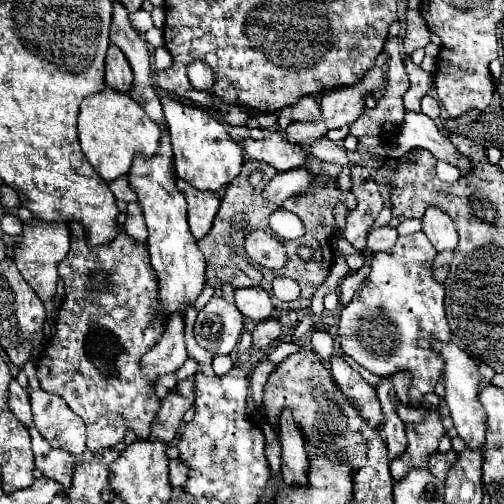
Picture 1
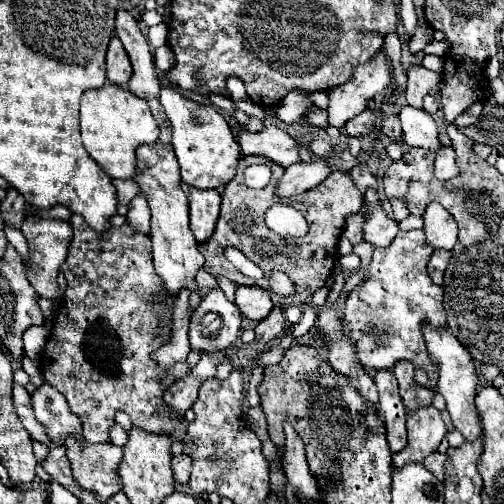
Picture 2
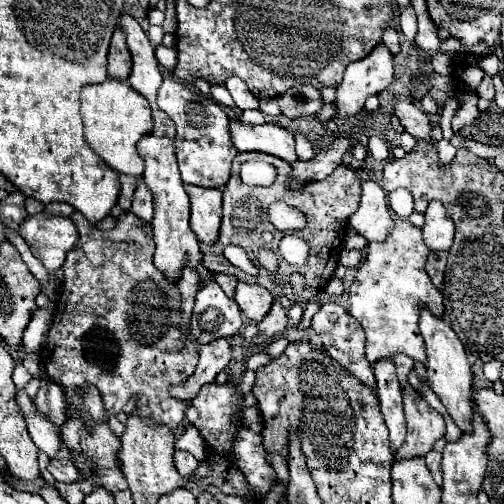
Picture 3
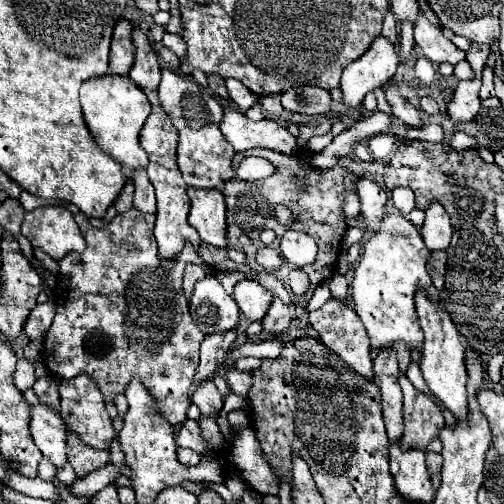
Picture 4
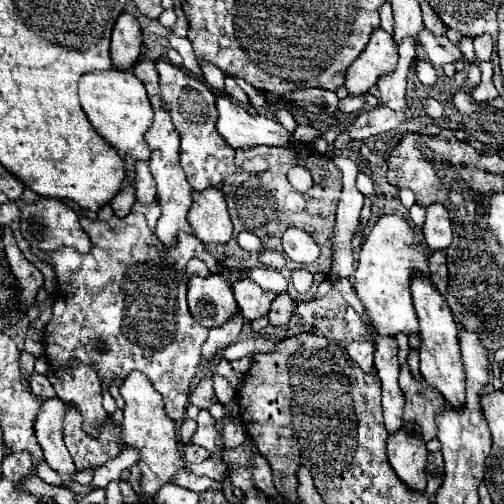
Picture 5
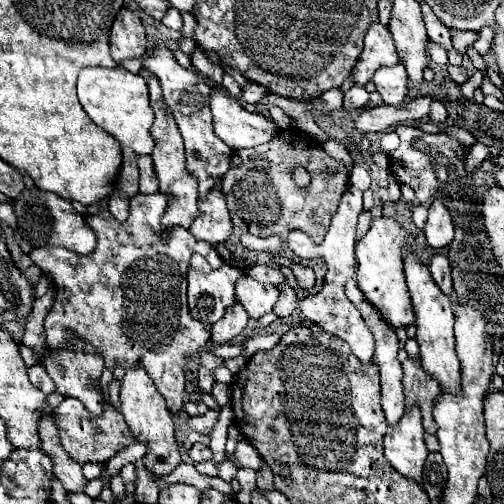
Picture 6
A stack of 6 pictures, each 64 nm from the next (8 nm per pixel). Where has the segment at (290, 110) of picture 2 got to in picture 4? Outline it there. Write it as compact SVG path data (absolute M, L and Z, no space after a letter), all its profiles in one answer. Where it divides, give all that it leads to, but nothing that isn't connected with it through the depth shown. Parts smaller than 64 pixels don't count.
M300 86L300 88L290 88L282 92L282 106L292 112L326 116L330 114L330 104L332 104L332 96L324 88Z

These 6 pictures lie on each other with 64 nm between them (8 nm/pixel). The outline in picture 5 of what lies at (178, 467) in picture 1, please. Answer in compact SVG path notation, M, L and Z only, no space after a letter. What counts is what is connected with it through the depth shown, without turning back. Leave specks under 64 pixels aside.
M186 446L184 448L184 458L188 460L188 462L202 462L202 460L206 460L210 456L210 452L206 450L206 448L202 448L202 446Z

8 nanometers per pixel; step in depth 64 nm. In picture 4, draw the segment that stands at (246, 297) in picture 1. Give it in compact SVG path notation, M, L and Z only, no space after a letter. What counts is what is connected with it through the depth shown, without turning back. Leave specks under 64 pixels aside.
M240 280L234 288L234 300L248 320L262 320L272 298L272 292L264 290L256 280Z

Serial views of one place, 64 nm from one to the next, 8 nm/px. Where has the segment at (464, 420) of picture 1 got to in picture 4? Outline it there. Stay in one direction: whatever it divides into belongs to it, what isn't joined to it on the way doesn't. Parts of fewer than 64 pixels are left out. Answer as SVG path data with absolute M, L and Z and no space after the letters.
M424 290L416 292L416 310L420 318L420 328L424 332L424 348L420 358L420 370L432 394L440 398L440 402L458 418L464 420L468 416L466 404L466 366L464 366L464 346L460 340L458 328L452 324L448 312L440 306L438 300L430 300Z

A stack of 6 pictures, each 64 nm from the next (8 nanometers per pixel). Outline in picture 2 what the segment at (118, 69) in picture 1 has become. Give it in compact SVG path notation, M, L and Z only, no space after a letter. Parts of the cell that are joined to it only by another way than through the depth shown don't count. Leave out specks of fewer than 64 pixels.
M112 36L110 40L108 54L106 54L106 70L108 70L108 80L118 86L126 86L132 76L128 54L124 52L124 46L120 44L118 36Z

